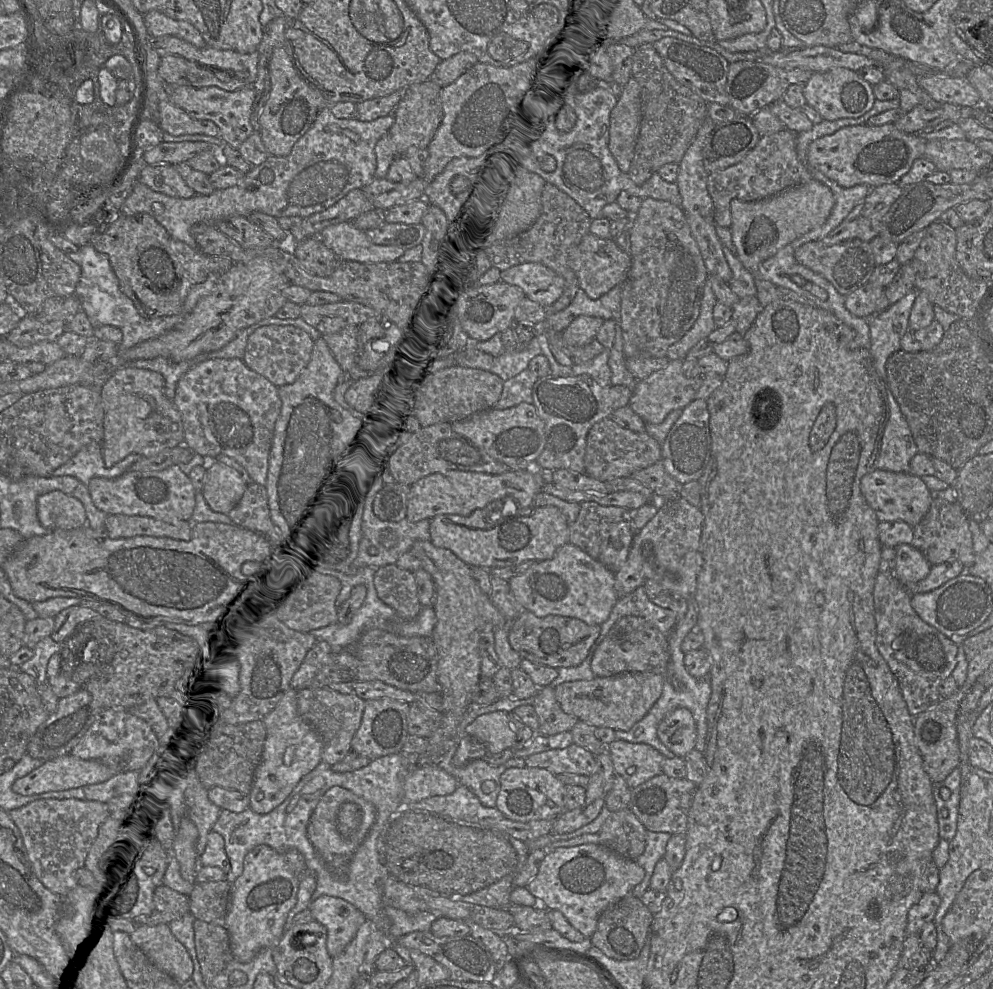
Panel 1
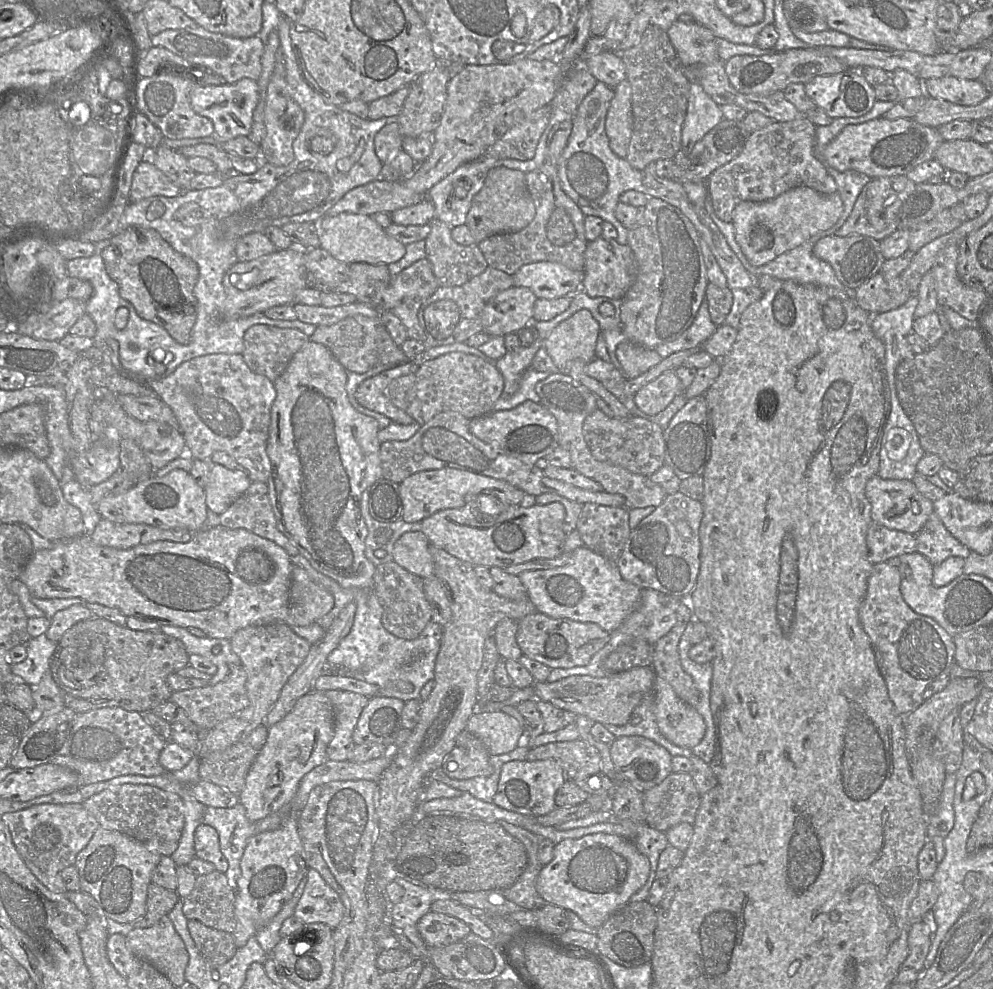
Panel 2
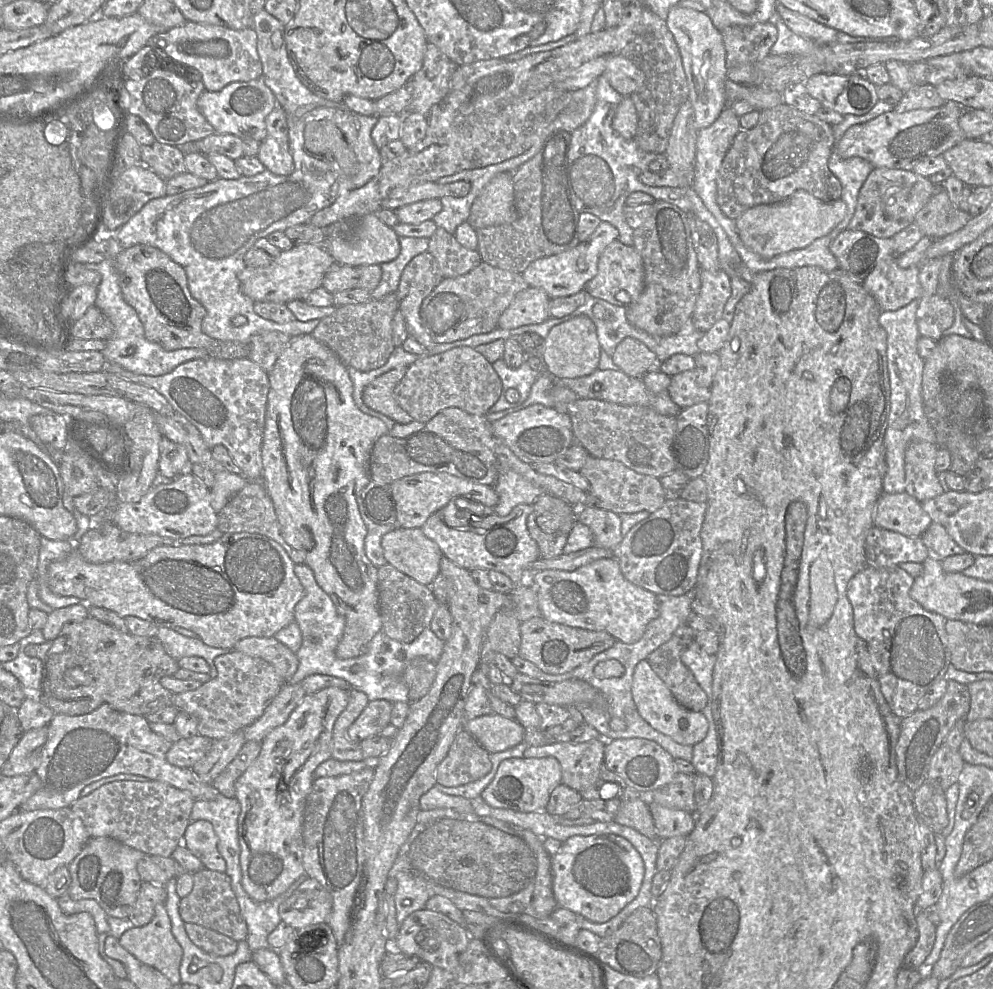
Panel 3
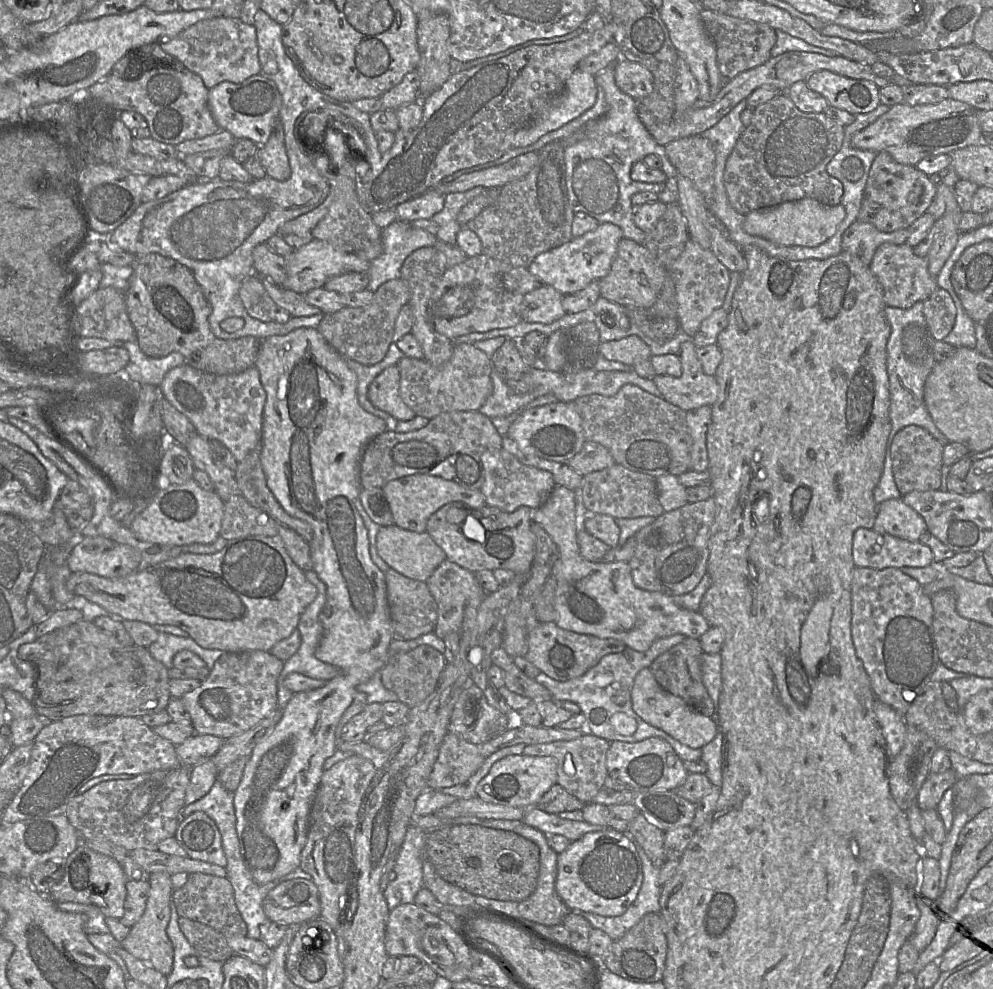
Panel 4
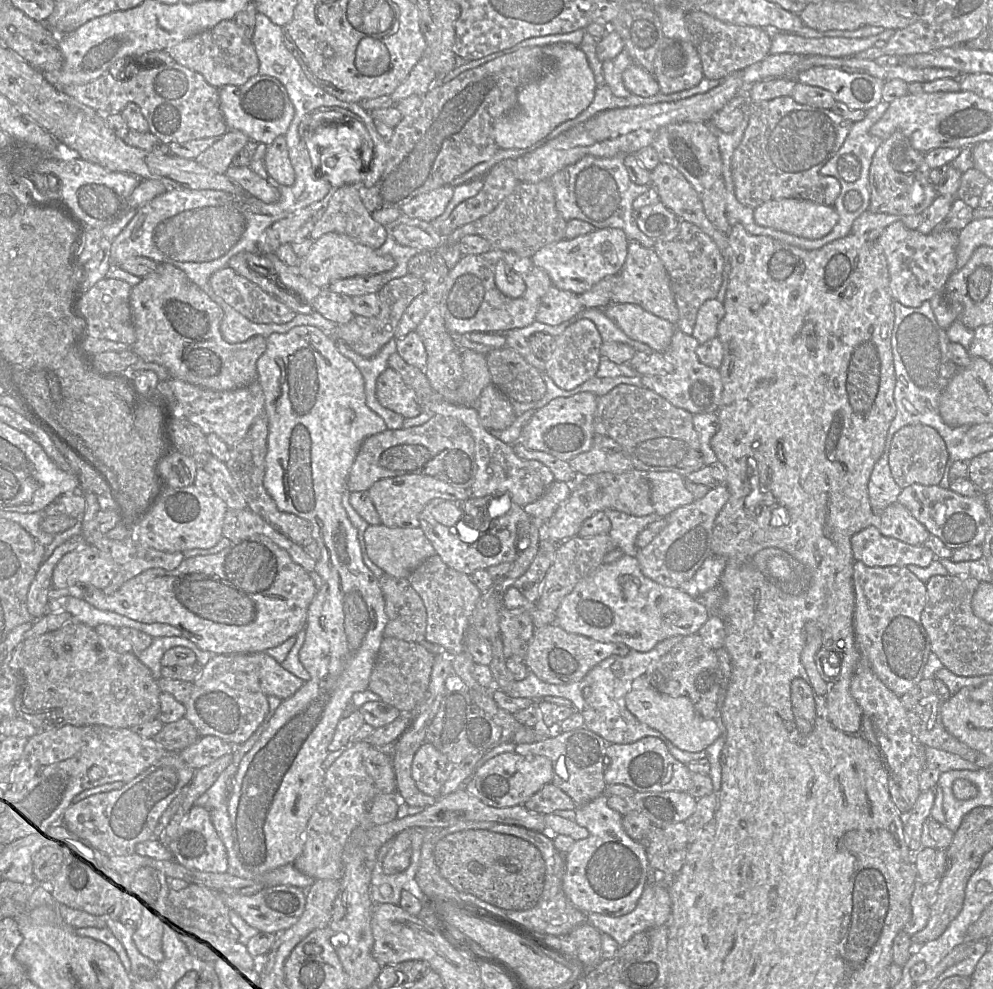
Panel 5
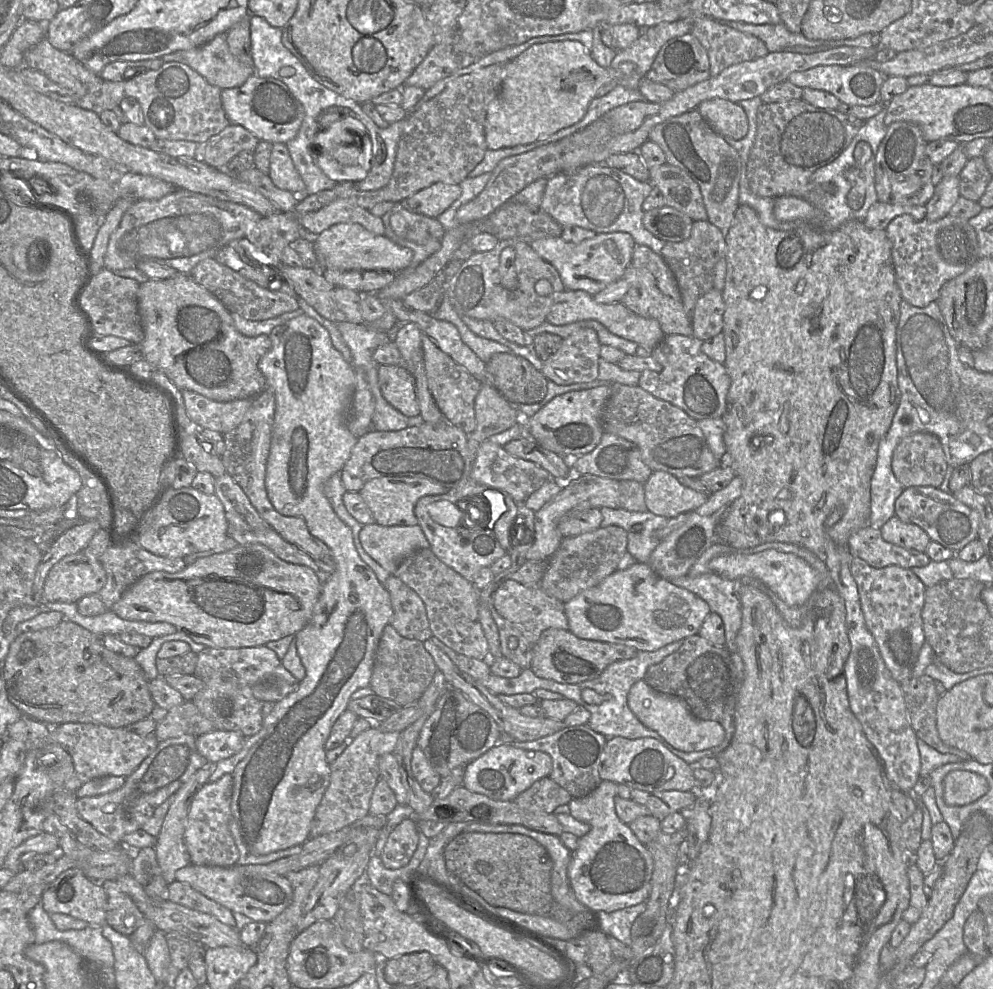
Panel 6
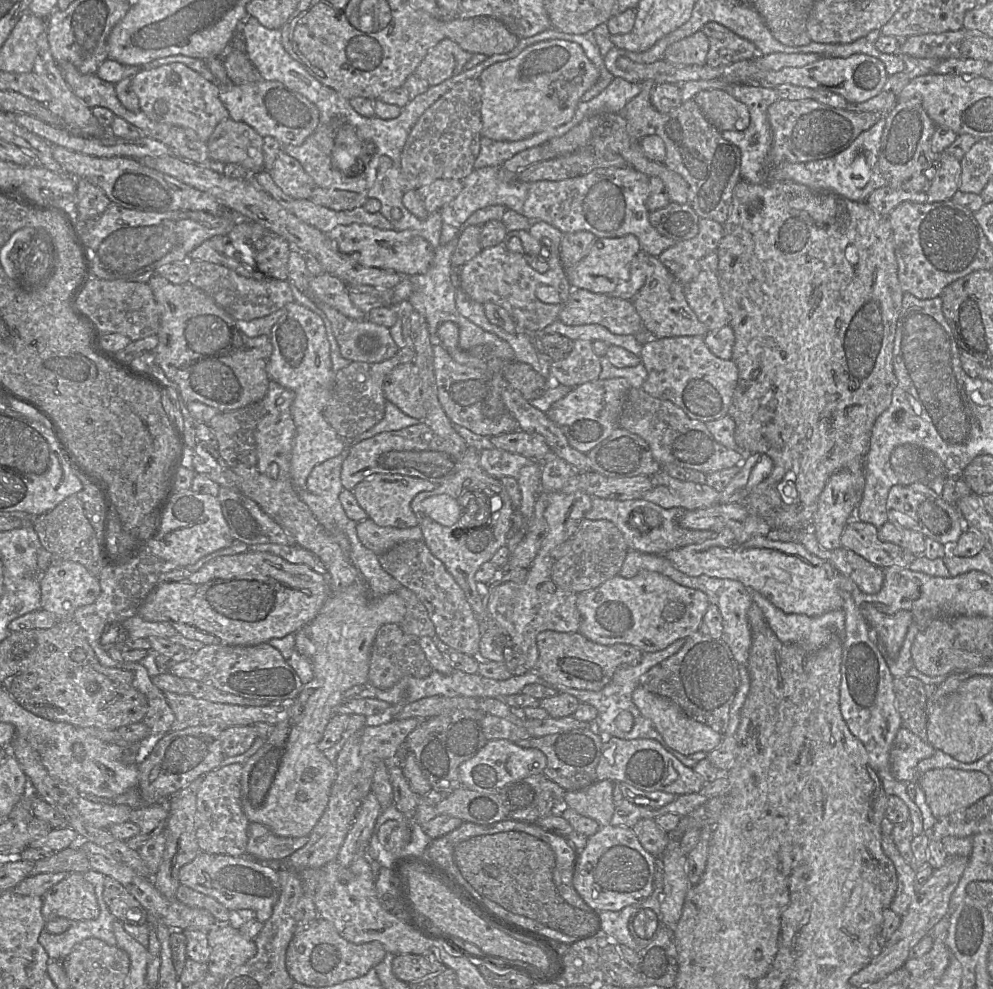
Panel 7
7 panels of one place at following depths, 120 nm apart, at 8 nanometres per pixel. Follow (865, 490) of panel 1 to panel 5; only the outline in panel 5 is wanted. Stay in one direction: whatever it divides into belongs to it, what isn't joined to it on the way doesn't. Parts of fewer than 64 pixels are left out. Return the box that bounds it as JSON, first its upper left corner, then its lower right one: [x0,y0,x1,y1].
[876,502,930,546]

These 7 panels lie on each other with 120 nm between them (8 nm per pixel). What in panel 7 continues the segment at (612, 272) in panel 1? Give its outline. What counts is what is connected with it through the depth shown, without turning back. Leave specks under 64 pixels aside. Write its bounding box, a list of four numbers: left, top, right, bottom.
[632,255,708,338]

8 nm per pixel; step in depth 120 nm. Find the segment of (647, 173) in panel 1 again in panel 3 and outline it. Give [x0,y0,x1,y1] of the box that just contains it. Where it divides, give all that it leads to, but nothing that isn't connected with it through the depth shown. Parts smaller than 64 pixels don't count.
[619,6,688,154]

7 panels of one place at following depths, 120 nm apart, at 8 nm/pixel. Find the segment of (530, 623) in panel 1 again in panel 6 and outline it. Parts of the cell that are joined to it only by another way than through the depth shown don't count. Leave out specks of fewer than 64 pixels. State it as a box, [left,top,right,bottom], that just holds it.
[530,628,637,684]

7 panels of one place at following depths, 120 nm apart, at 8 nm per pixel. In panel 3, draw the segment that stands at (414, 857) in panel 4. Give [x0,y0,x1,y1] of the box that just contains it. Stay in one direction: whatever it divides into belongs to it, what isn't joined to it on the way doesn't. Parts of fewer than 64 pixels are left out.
[393,871,432,925]

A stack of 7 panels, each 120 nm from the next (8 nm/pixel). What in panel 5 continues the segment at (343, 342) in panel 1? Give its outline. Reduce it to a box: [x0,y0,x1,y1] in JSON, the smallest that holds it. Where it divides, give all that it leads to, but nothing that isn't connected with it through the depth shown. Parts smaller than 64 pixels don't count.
[331,273,424,357]

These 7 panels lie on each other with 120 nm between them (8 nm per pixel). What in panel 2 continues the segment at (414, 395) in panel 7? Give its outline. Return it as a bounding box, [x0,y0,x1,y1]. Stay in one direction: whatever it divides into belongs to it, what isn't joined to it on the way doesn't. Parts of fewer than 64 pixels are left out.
[356,361,418,424]

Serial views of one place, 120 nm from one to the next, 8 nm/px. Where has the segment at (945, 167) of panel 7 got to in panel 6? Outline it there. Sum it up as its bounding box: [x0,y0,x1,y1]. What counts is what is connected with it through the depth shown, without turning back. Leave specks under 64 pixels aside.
[925,176,959,222]

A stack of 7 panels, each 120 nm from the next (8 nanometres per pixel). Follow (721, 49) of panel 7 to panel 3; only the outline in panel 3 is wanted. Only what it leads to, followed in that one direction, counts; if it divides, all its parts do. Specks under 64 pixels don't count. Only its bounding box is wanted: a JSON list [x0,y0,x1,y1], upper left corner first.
[721,22,777,66]

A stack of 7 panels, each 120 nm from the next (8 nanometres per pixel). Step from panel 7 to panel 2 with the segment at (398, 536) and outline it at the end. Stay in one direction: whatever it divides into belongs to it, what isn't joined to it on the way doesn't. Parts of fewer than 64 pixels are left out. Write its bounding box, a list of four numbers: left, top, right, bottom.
[392,532,434,579]

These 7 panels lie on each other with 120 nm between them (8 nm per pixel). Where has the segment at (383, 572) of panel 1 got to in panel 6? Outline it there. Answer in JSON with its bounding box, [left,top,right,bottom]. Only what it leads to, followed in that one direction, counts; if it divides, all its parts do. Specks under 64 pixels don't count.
[384,575,433,642]

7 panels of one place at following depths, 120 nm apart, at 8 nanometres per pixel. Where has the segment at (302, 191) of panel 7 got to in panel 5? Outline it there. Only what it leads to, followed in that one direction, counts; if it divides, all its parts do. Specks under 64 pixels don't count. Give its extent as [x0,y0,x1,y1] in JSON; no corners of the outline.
[264,134,295,186]

